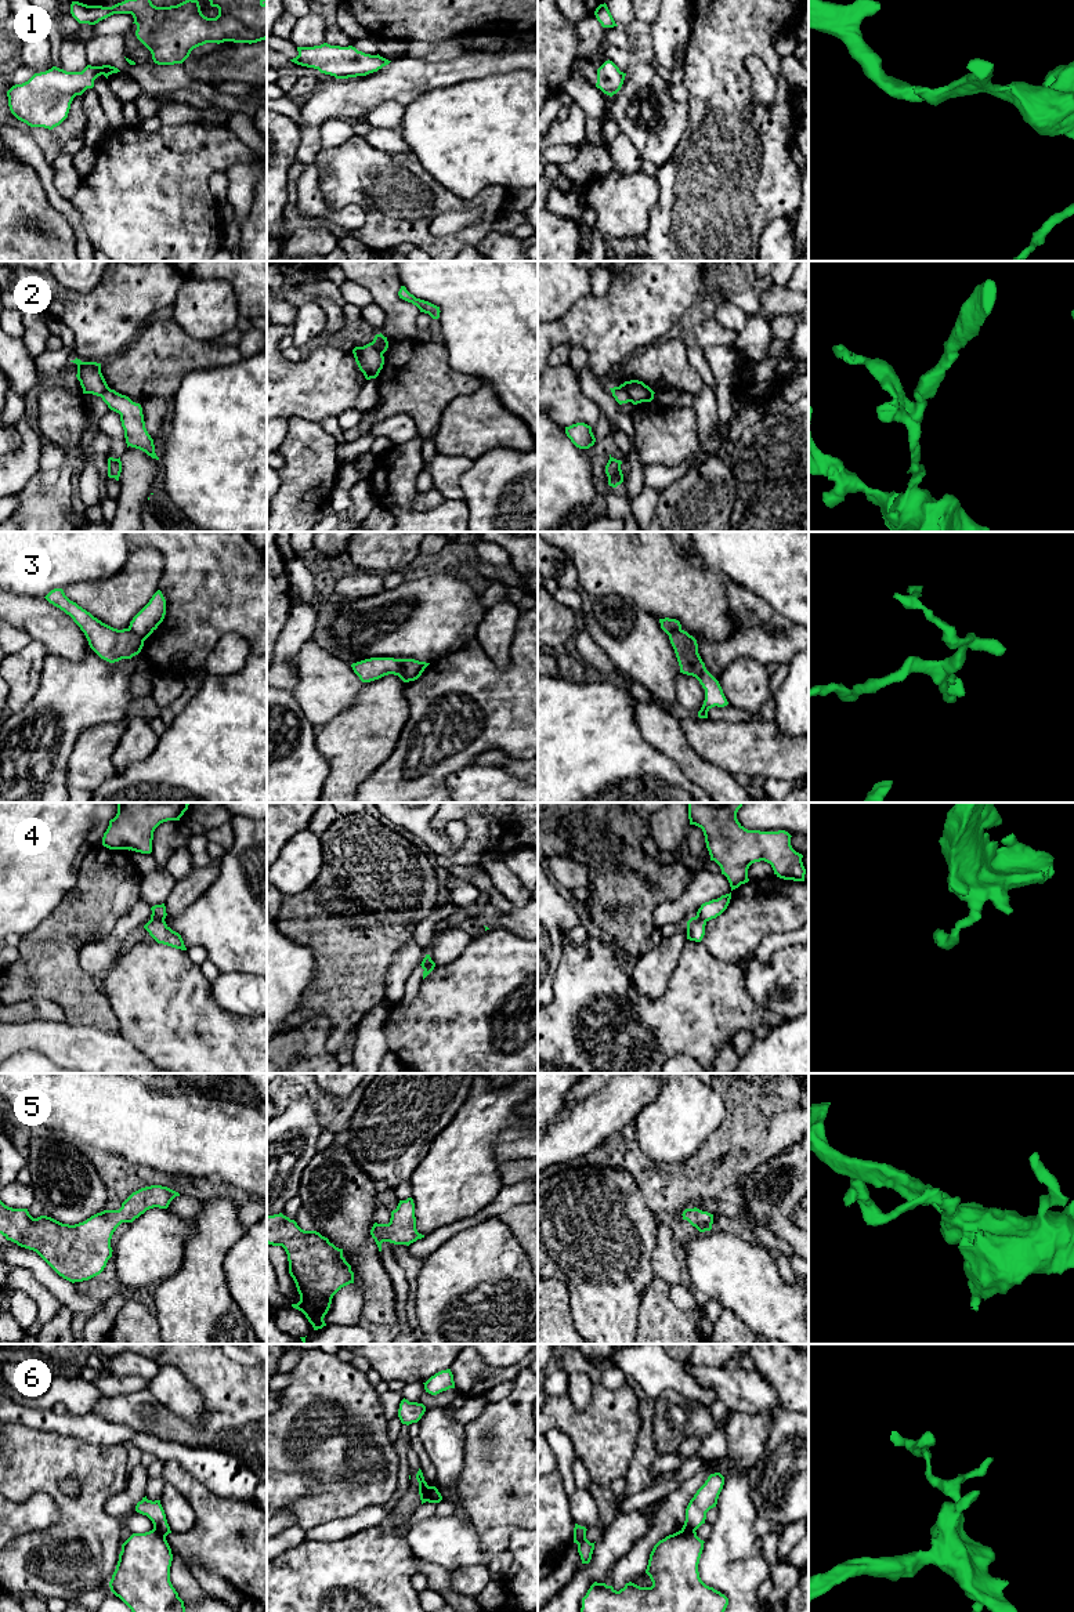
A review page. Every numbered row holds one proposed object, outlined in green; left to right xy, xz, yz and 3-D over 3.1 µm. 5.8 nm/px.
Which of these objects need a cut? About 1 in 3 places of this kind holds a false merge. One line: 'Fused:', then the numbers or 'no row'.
Fused: 2, 3, 4, 6

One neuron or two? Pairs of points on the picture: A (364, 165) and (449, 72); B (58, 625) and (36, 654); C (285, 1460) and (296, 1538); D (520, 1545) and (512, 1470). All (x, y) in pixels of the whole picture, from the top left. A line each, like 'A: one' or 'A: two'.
A: two
B: two
C: two
D: two

